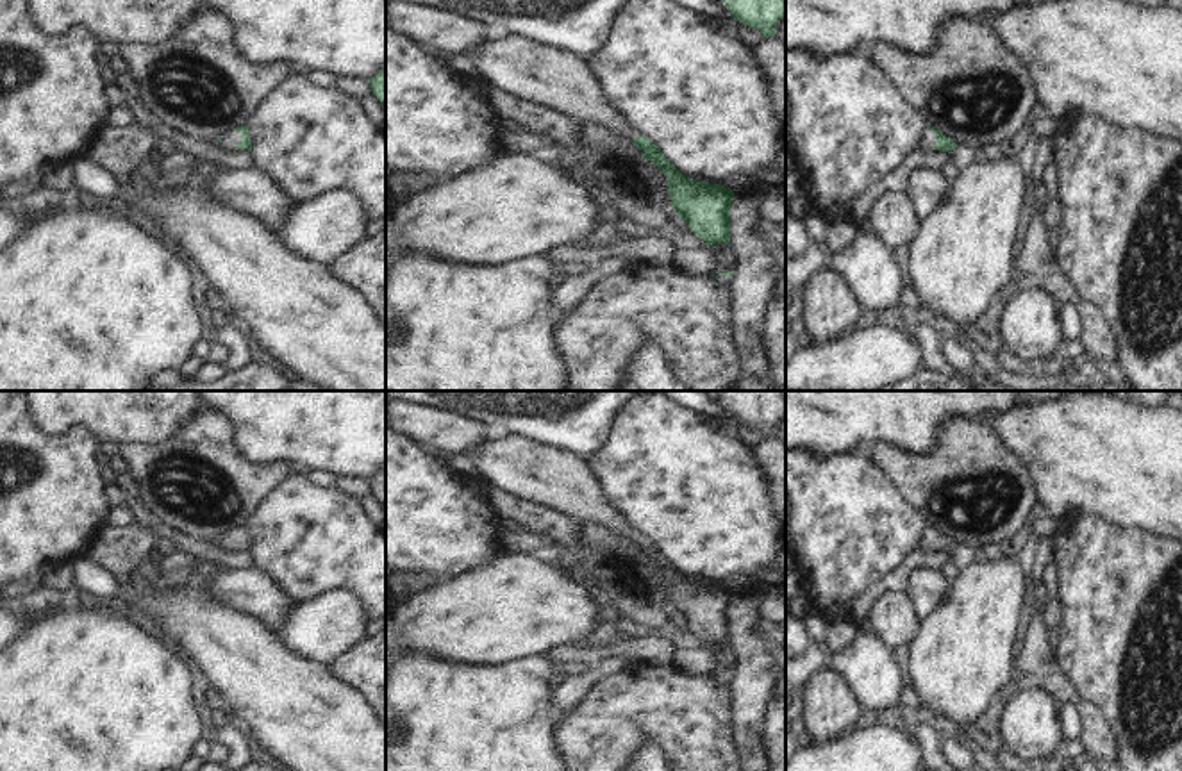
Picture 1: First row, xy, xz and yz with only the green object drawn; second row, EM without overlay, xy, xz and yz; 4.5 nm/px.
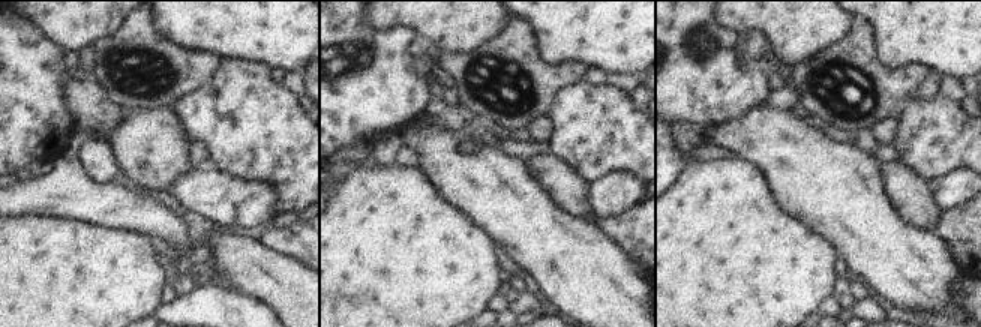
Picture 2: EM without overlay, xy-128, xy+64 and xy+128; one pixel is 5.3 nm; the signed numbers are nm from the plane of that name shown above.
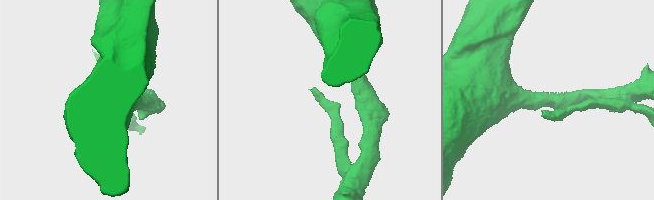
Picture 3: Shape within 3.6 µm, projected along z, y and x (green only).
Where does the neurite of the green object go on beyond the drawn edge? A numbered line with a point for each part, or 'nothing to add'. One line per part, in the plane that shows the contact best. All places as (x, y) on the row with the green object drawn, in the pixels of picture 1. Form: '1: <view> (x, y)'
1: yz (927, 138)

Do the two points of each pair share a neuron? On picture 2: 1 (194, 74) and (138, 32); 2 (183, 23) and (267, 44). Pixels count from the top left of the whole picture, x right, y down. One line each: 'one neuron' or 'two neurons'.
1: one neuron
2: one neuron

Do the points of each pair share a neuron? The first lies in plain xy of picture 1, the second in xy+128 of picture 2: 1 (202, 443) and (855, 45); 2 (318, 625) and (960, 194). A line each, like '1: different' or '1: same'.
1: same
2: same

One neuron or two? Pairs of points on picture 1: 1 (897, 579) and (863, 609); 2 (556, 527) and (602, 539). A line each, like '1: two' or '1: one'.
1: one
2: two

